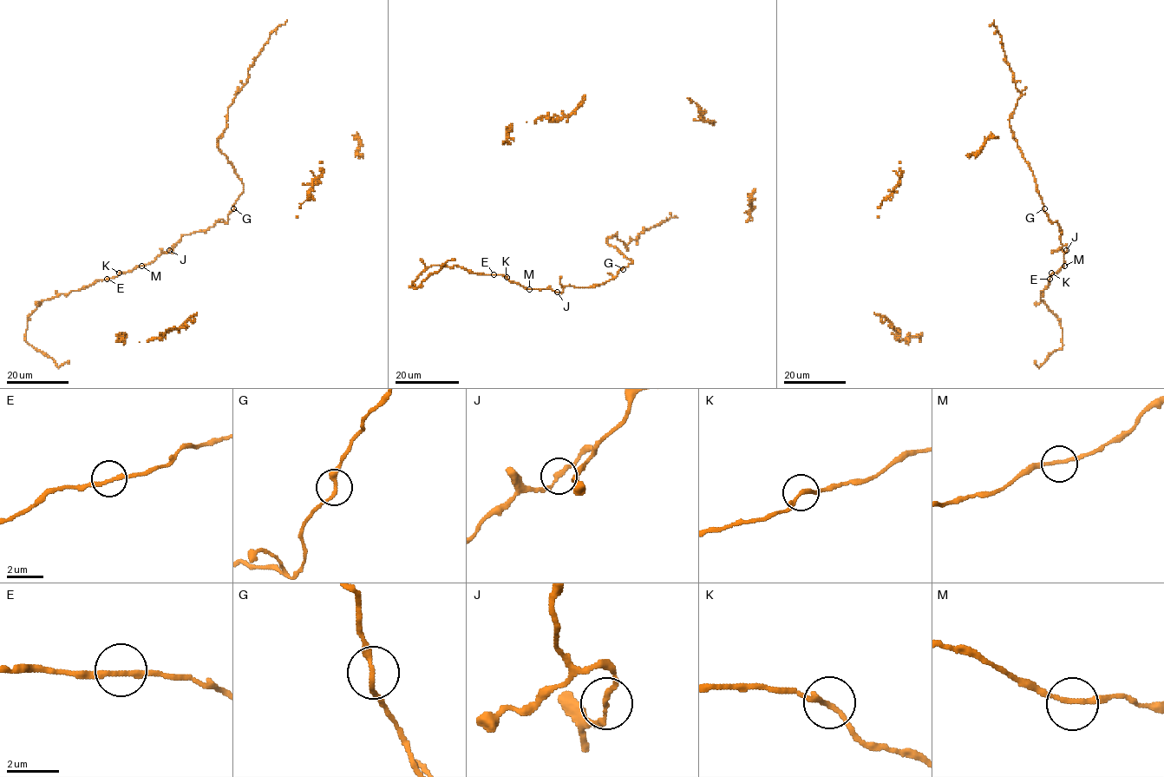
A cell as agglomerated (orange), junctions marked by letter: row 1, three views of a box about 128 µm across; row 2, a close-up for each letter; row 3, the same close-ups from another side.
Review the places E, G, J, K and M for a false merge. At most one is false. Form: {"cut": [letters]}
{"cut": []}

